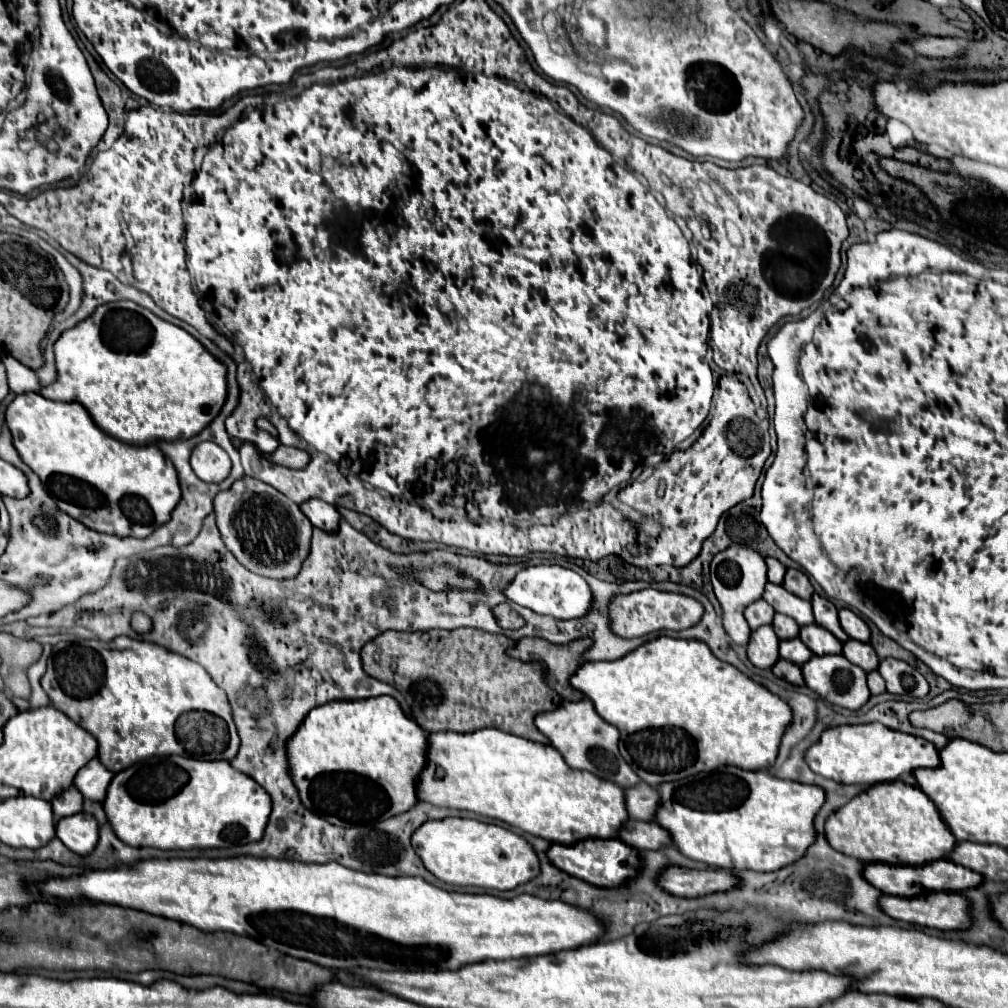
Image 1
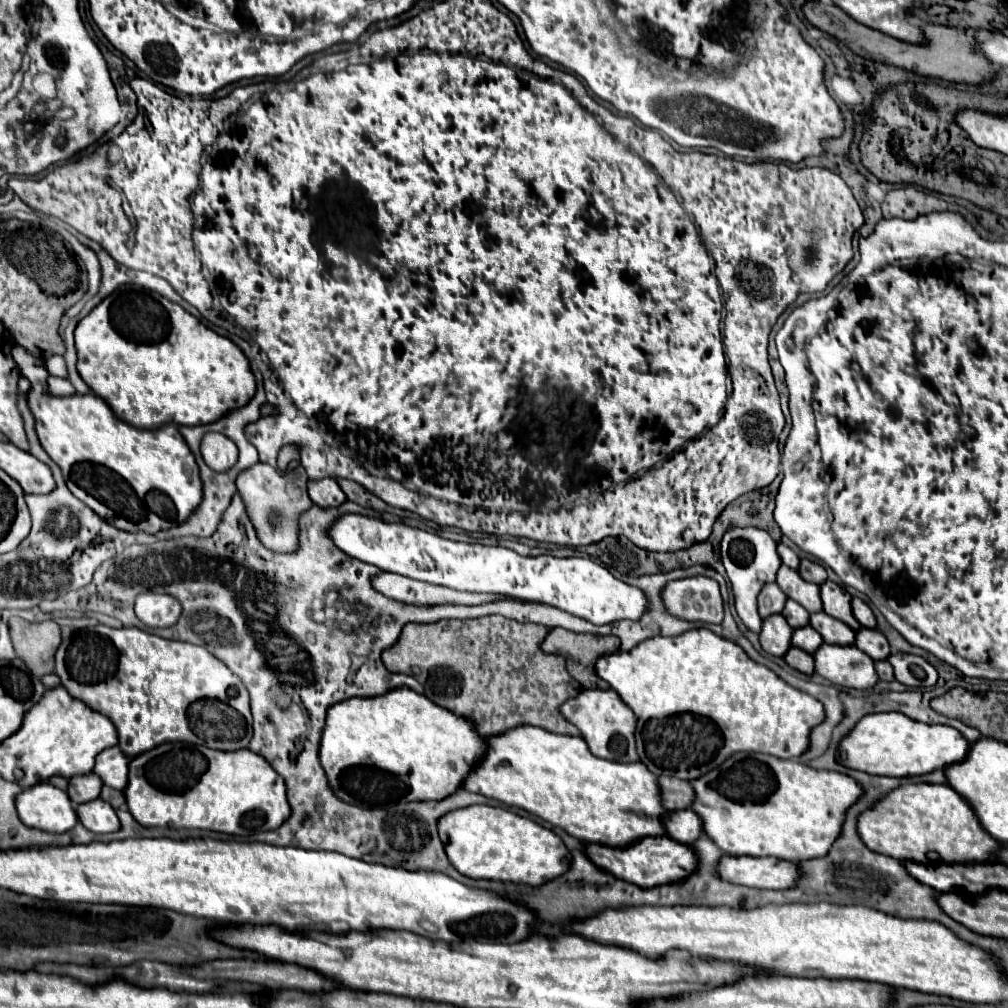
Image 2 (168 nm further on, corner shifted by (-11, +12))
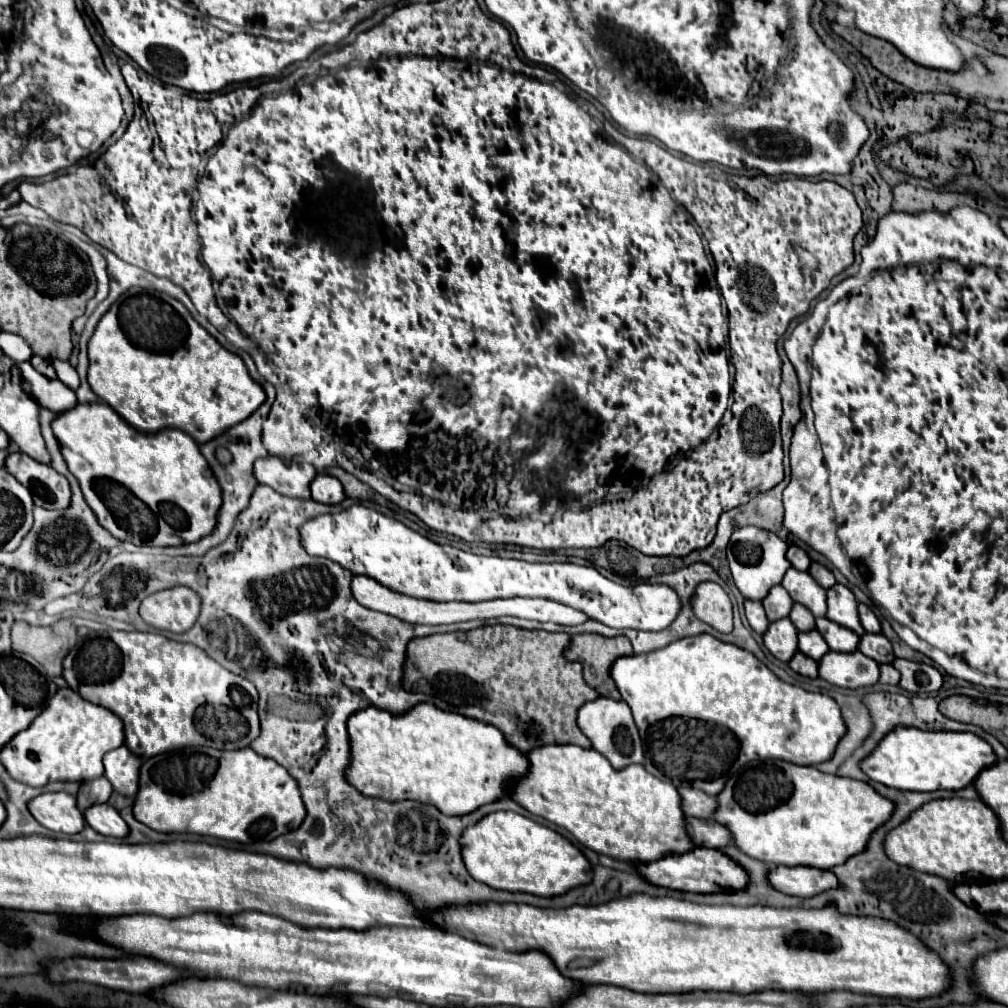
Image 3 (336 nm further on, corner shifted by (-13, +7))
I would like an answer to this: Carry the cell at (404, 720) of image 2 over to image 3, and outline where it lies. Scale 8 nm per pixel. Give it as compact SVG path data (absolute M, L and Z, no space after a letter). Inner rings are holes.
M419 702L407 714L391 714L379 708L367 708L351 714L347 720L351 756L345 772L347 784L355 786L367 798L385 798L387 802L401 800L419 800L433 804L443 814L467 814L475 808L493 802L505 794L505 786L511 778L523 776L527 772L527 758L513 750L503 734L479 720L471 720L467 716L459 716L453 712L443 712L429 702Z

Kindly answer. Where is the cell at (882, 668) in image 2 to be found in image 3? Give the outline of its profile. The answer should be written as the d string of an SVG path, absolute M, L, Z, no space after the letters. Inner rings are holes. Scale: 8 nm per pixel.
M879 664L881 670L881 684L899 684L899 672L891 664Z

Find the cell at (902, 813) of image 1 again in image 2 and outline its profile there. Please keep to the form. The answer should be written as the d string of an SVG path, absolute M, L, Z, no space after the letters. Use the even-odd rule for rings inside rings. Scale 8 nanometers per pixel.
M913 783L891 791L859 817L859 833L865 845L875 853L923 865L933 865L935 857L939 857L939 863L987 863L995 861L995 853L1003 847L981 827L965 797L949 785L929 783Z

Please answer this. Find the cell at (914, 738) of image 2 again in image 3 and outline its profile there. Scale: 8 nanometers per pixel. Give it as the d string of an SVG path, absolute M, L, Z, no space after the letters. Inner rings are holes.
M909 726L891 730L879 746L859 762L859 768L875 782L897 790L931 792L931 790L959 790L971 784L977 774L995 762L991 746L971 732L923 732Z

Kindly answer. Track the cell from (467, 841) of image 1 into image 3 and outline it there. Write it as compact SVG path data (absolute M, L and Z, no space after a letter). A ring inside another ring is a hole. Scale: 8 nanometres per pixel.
M493 812L461 834L461 854L467 872L497 890L557 896L591 880L591 864L567 838L515 812Z

